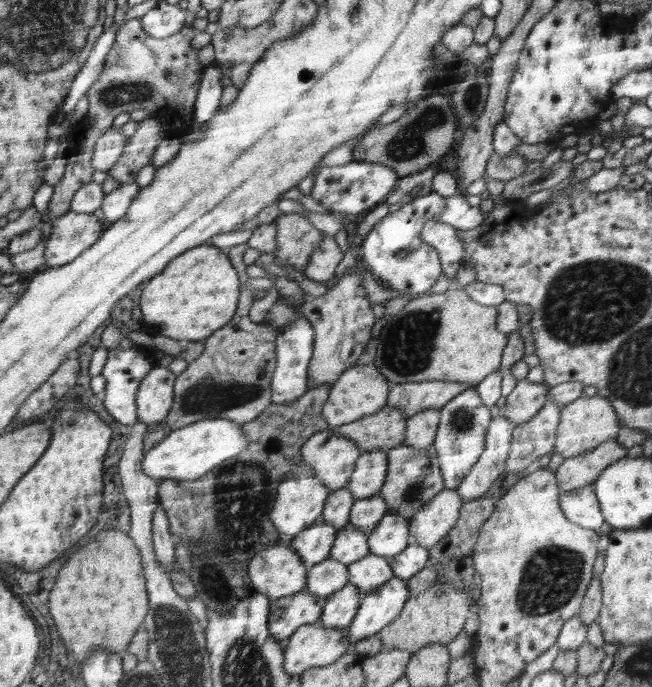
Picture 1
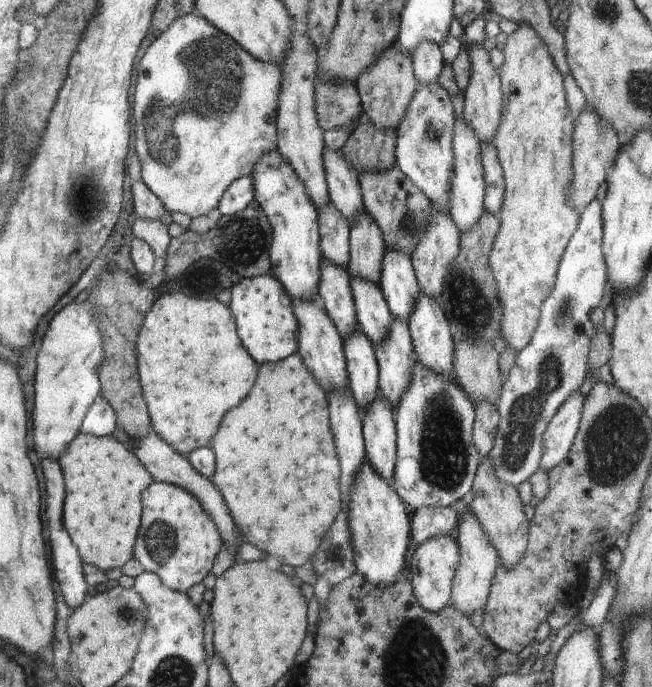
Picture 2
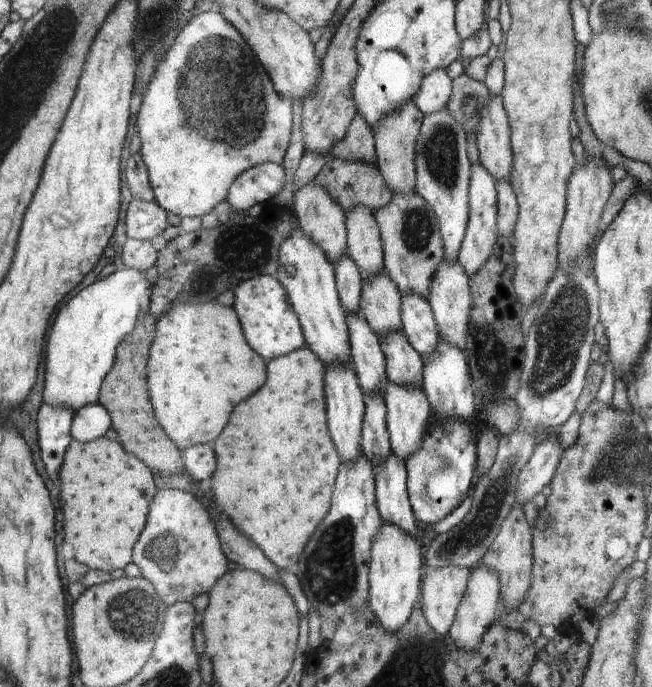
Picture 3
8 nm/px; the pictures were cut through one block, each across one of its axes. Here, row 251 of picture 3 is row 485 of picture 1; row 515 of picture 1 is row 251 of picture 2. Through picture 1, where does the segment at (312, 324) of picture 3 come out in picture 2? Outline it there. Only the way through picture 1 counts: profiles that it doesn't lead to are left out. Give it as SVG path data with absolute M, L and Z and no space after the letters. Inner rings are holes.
M278 150L267 153L252 172L255 189L255 201L266 214L274 229L274 241L271 243L269 260L270 274L282 282L292 299L296 301L318 300L321 284L322 254L318 234L319 217L307 196L302 181L296 177L295 170L279 156Z

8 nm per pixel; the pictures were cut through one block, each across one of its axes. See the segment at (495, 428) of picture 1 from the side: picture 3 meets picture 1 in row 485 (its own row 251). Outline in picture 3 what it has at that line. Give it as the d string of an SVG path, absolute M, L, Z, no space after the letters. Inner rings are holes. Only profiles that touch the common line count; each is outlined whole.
M482 164L470 166L470 184L468 186L469 206L468 222L464 240L460 244L457 260L472 278L487 264L495 244L498 242L498 182Z

